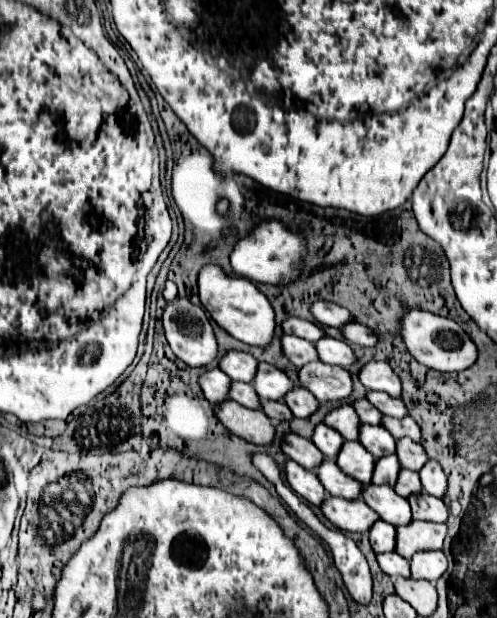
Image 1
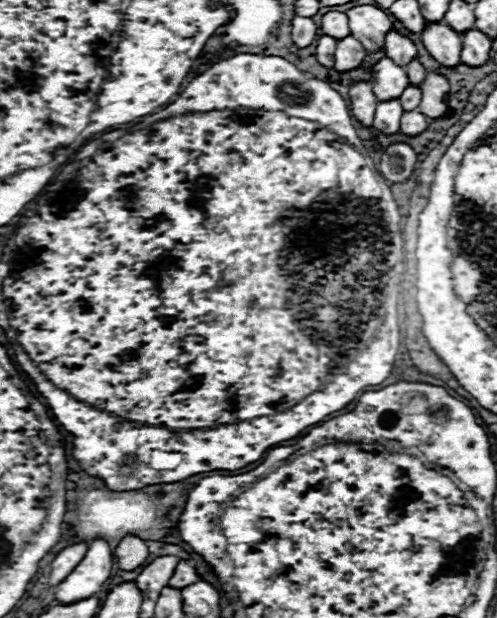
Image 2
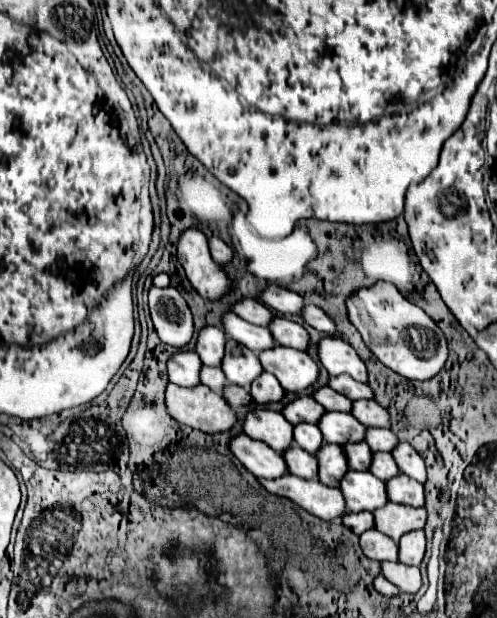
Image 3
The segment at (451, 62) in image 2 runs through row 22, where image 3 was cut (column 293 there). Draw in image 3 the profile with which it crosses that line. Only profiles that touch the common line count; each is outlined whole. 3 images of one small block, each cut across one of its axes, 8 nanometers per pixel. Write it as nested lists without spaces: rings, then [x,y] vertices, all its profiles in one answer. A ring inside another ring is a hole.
[[[254,410],[244,420],[244,432],[276,452],[286,452],[294,444],[292,430],[294,426],[280,412],[272,410]]]

